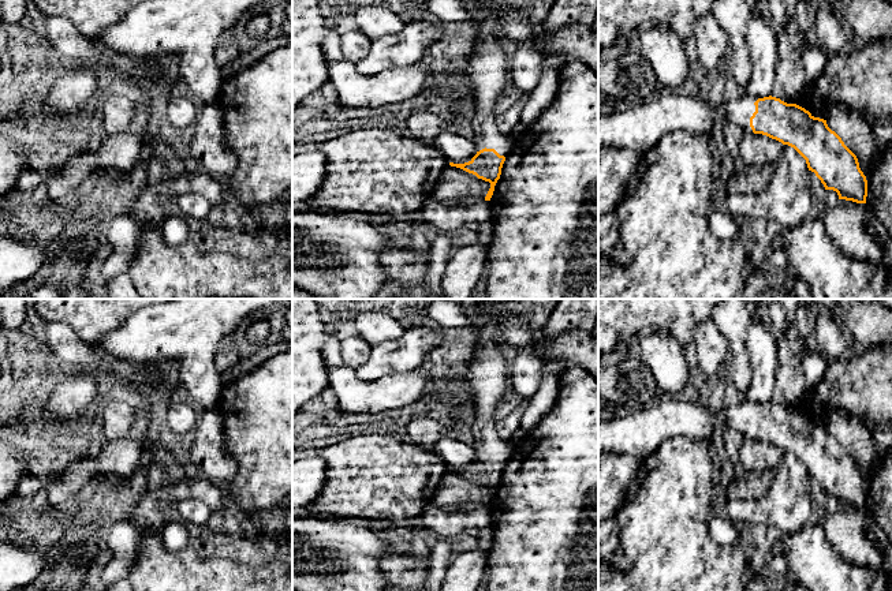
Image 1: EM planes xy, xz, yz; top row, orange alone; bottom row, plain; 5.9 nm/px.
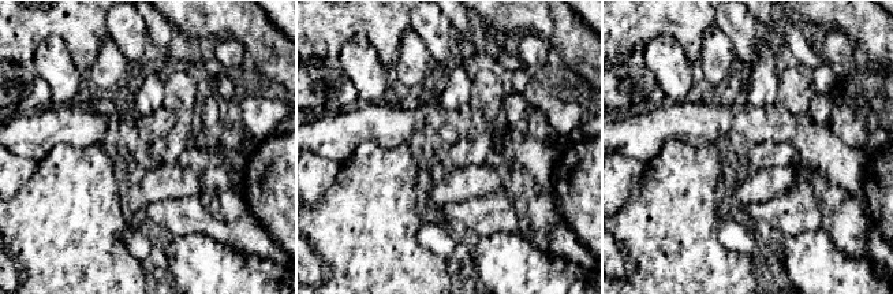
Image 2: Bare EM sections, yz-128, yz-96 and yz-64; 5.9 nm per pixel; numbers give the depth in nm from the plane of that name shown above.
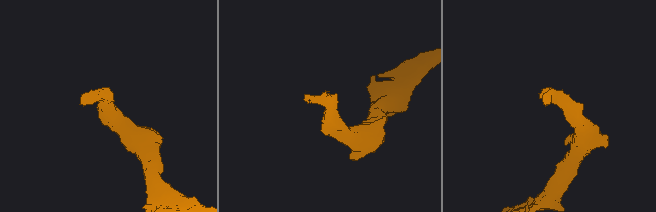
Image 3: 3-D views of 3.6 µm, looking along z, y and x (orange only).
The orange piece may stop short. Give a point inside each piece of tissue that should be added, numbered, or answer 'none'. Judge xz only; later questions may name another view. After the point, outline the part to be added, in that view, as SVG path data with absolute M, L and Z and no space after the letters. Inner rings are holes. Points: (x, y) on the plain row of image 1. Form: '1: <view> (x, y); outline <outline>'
1: xz (486, 371); outline M475 323L482 336L473 343L470 359L456 367L456 377L470 386L464 400L474 404L475 419L469 426L474 434L477 457L494 455L507 463L515 453L515 446L496 433L493 412L504 400L510 386L510 359L488 330Z

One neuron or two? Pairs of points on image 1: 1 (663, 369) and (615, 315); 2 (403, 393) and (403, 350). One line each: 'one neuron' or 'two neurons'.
1: two neurons
2: two neurons

